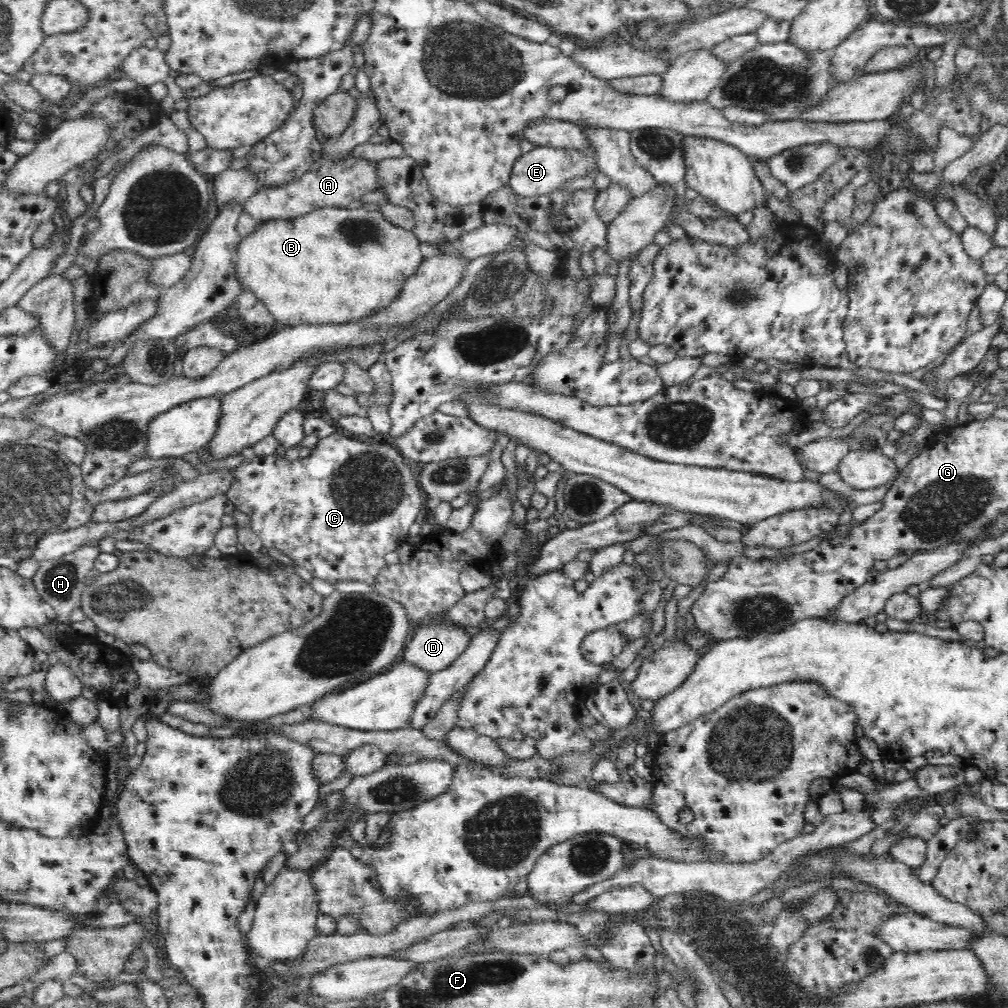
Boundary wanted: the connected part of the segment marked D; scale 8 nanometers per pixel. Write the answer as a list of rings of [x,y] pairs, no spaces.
[[[439,620],[418,624],[403,650],[403,661],[432,674],[448,668],[468,648],[470,640],[470,631],[440,625]]]

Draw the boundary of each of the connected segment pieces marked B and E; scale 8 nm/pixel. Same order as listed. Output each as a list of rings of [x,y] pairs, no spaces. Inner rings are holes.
[[[326,207],[288,220],[260,222],[256,232],[242,238],[238,246],[237,273],[244,291],[254,291],[286,326],[358,323],[402,294],[408,278],[424,262],[420,243],[414,231],[394,224],[380,209]]]
[[[536,146],[532,151],[522,153],[512,170],[509,184],[520,196],[538,196],[562,189],[565,183],[576,176],[588,176],[596,170],[594,149],[556,149],[550,146]]]

